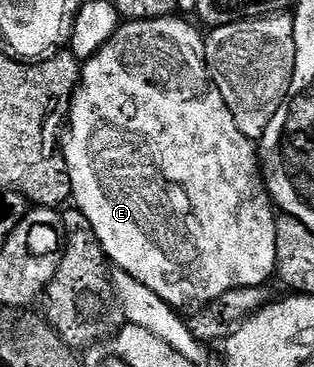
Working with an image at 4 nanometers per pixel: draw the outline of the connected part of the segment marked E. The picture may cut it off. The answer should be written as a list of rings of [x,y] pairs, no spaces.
[[[183,17],[166,19],[133,19],[120,22],[115,36],[103,48],[82,64],[79,73],[79,85],[71,97],[69,123],[71,119],[71,136],[66,136],[61,150],[71,182],[71,199],[85,217],[89,217],[89,225],[93,225],[93,233],[103,246],[108,260],[118,270],[129,273],[141,285],[153,289],[158,295],[176,309],[183,307],[199,307],[210,305],[225,293],[236,291],[242,287],[262,287],[267,278],[275,275],[277,261],[277,218],[276,208],[271,201],[271,194],[261,174],[261,160],[257,147],[252,140],[237,129],[237,121],[233,121],[233,113],[229,105],[225,105],[225,97],[221,97],[215,86],[210,71],[207,70],[205,53],[203,52],[204,36],[199,35],[195,27],[190,27]]]

